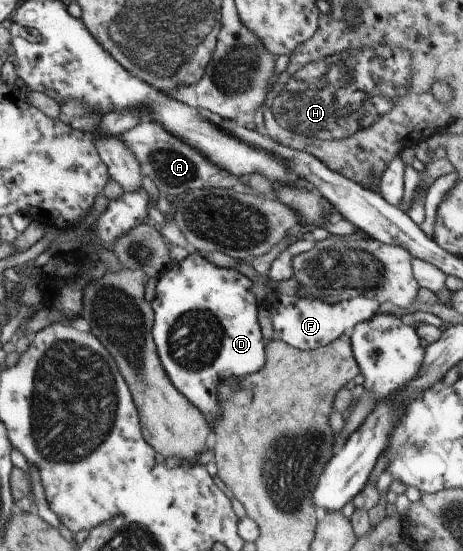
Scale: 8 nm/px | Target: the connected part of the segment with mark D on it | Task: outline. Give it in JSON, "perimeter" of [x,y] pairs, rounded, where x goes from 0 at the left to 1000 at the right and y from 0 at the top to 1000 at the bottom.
{"perimeter":[[[432,454],[410,459],[391,474],[374,475],[341,505],[337,515],[337,535],[326,546],[335,566],[333,592],[328,593],[330,615],[343,642],[356,679],[371,691],[371,697],[397,717],[423,740],[438,748],[445,762],[456,773],[456,780],[467,775],[467,766],[479,759],[482,744],[475,744],[475,726],[471,722],[471,701],[475,690],[492,686],[523,686],[544,677],[555,677],[572,662],[575,617],[566,612],[562,584],[557,583],[557,557],[553,534],[549,532],[549,515],[536,503],[518,495],[510,486],[475,485],[445,470],[445,465]]]}

